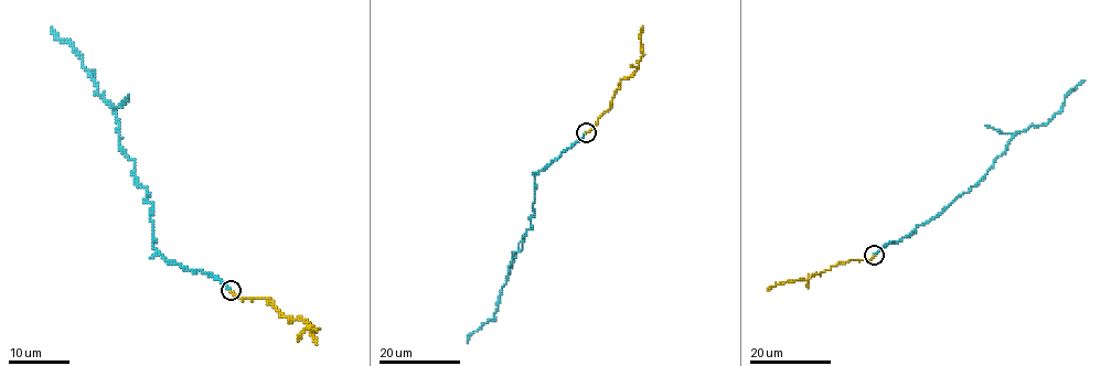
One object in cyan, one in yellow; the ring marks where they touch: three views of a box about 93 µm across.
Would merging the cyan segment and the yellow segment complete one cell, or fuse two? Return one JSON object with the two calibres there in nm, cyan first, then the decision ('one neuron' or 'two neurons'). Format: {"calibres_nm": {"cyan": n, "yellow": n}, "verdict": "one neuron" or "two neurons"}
{"calibres_nm": {"cyan": 200, "yellow": 110}, "verdict": "one neuron"}

